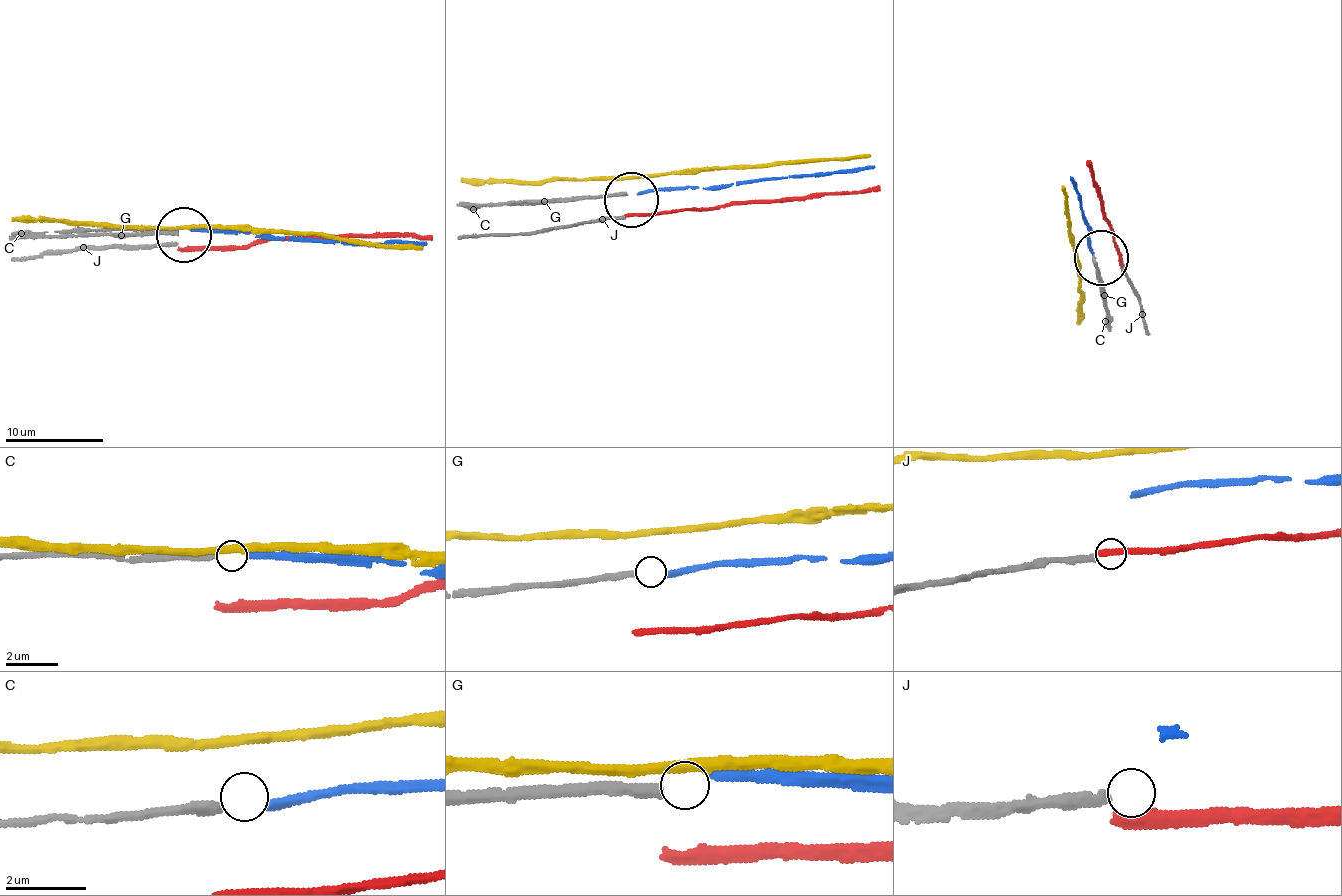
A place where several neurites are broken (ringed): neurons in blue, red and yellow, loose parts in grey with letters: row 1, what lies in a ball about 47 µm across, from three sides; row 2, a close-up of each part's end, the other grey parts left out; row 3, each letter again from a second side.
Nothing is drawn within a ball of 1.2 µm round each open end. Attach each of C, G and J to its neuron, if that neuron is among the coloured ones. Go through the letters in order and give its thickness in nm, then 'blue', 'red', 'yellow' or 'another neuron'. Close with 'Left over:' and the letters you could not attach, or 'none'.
C: calibre 260 nm; blue
G: calibre 280 nm; another neuron
J: calibre 240 nm; another neuron
Left over: G, J

